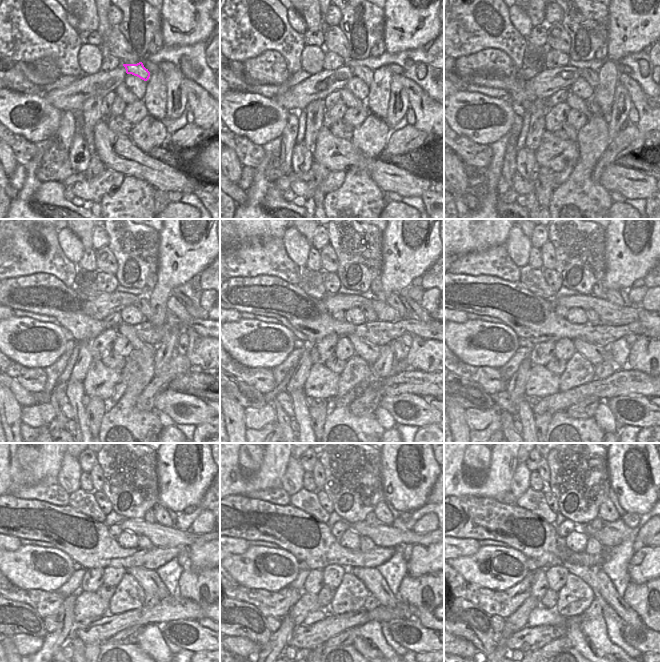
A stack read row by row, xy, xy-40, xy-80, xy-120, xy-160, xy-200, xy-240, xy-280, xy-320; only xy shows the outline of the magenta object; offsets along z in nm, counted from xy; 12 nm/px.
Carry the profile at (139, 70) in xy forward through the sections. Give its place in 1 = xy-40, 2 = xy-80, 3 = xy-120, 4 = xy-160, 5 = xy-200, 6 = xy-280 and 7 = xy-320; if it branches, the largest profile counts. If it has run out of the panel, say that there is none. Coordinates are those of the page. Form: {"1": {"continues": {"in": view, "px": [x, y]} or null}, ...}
{"1": {"continues": {"in": "xy-40", "px": [364, 73]}}, "2": {"continues": {"in": "xy-80", "px": [591, 76]}}, "3": {"continues": {"in": "xy-120", "px": [143, 304]}}, "4": {"continues": {"in": "xy-160", "px": [370, 315]}}, "5": {"continues": {"in": "xy-200", "px": [592, 316]}}, "6": {"continues": {"in": "xy-280", "px": [367, 544]}}, "7": {"continues": {"in": "xy-320", "px": [592, 546]}}}

